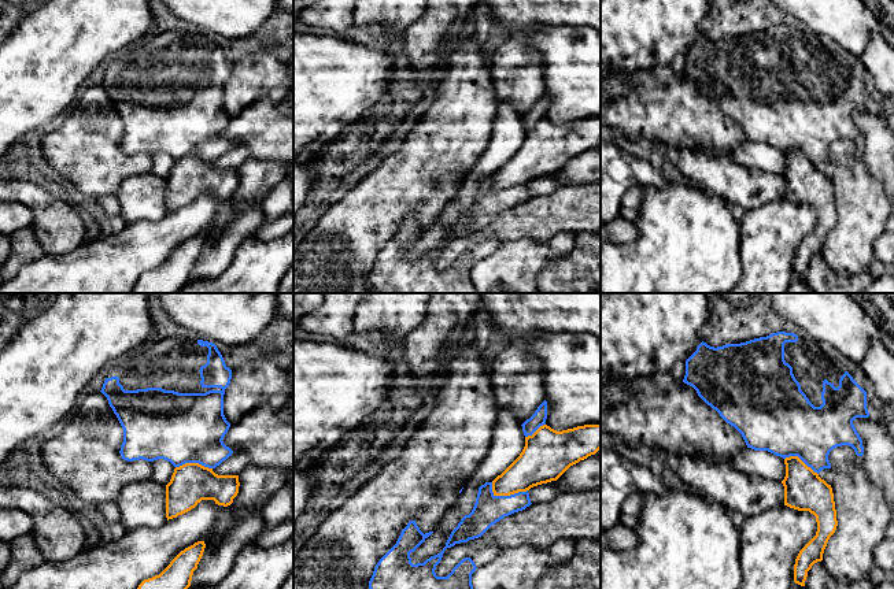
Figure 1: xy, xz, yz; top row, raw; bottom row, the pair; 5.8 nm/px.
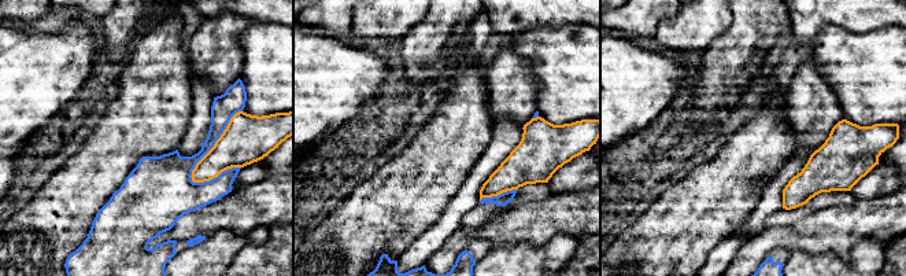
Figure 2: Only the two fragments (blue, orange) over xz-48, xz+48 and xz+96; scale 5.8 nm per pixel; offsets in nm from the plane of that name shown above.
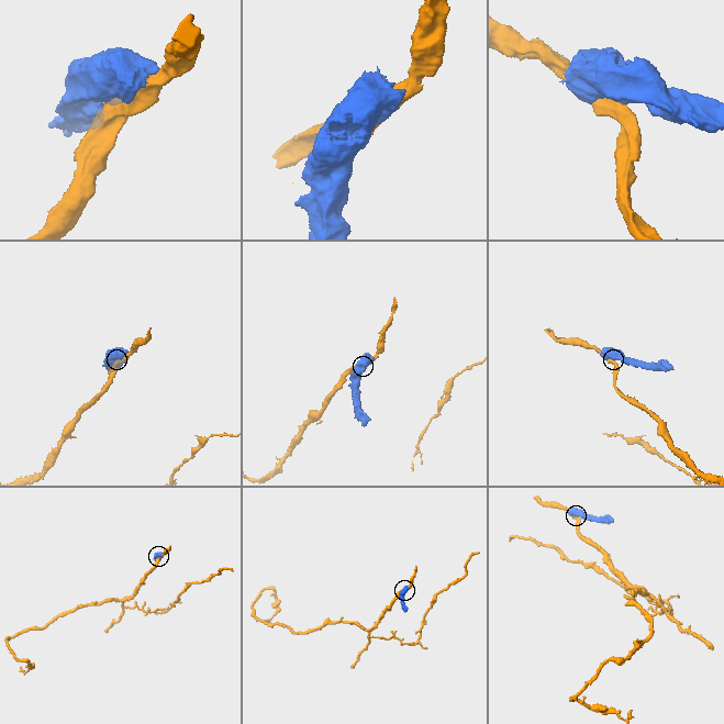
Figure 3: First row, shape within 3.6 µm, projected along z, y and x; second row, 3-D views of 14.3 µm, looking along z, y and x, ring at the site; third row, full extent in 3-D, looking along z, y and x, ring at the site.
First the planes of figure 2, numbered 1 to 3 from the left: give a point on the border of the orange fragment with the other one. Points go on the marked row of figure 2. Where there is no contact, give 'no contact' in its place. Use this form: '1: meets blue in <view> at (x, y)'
1: meets blue in xz-48 at (213, 146)
2: meets blue in xz+48 at (498, 195)
3: no contact

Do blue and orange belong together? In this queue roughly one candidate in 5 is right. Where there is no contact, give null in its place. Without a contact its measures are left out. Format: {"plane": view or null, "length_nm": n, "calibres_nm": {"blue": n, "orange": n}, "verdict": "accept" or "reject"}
{"plane": "xz", "length_nm": 220, "calibres_nm": {"blue": 170, "orange": 220}, "verdict": "reject"}

